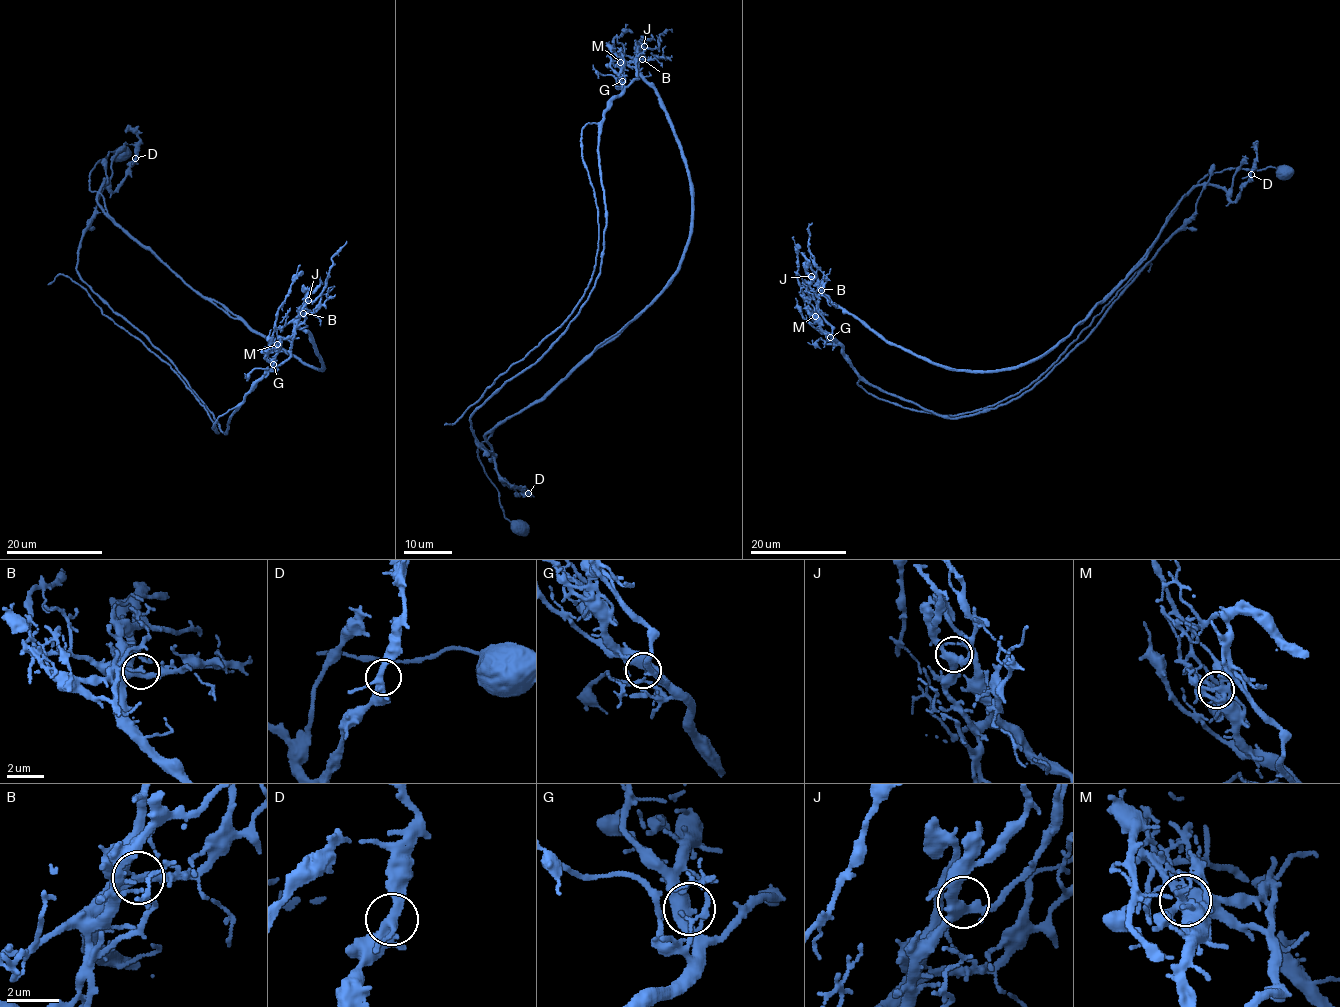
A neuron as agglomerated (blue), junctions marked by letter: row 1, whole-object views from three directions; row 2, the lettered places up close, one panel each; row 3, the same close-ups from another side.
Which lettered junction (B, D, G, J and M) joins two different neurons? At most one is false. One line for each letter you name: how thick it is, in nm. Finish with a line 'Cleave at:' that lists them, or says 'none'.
M: 340 nm thick
Cleave at: M

